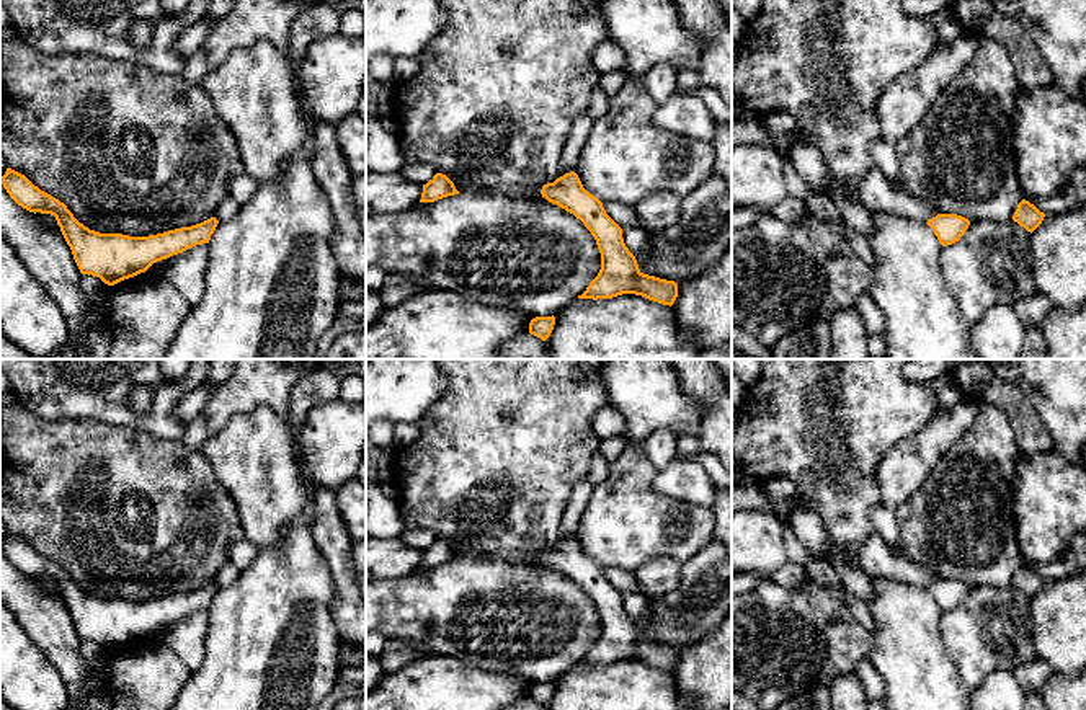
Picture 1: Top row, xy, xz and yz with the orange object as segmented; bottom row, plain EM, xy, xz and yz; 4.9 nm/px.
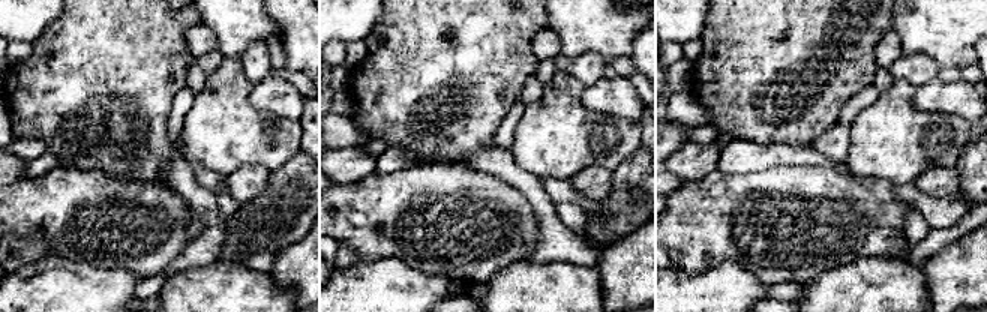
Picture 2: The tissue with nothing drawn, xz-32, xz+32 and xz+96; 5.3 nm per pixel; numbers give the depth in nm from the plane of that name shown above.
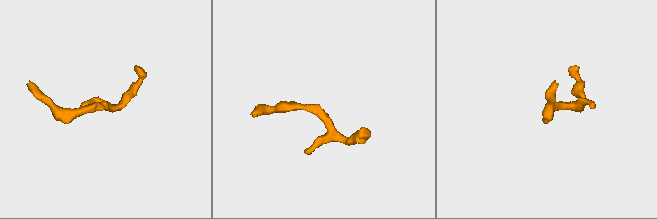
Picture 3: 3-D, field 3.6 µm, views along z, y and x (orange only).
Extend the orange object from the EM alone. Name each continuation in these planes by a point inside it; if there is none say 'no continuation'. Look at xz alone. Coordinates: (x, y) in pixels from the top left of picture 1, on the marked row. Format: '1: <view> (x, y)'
no continuation

